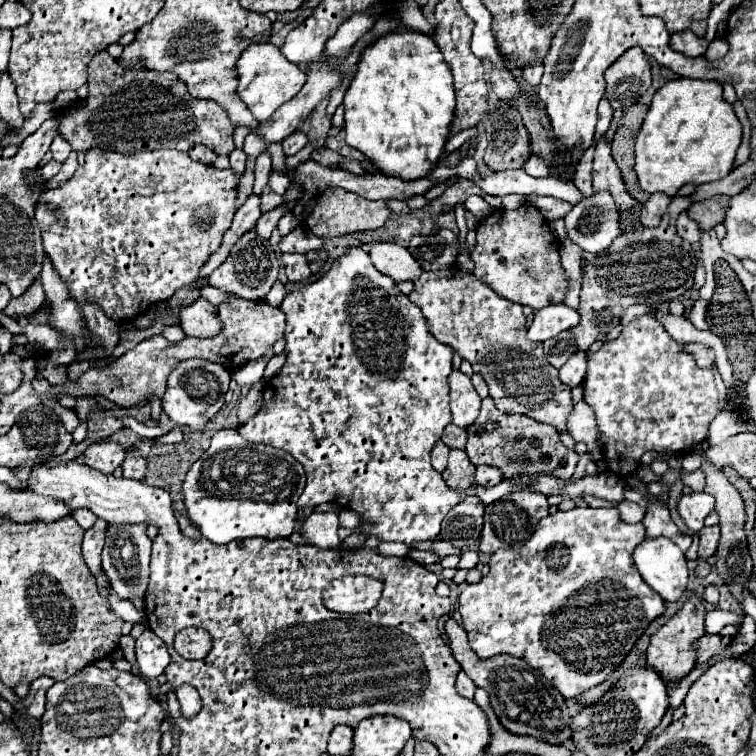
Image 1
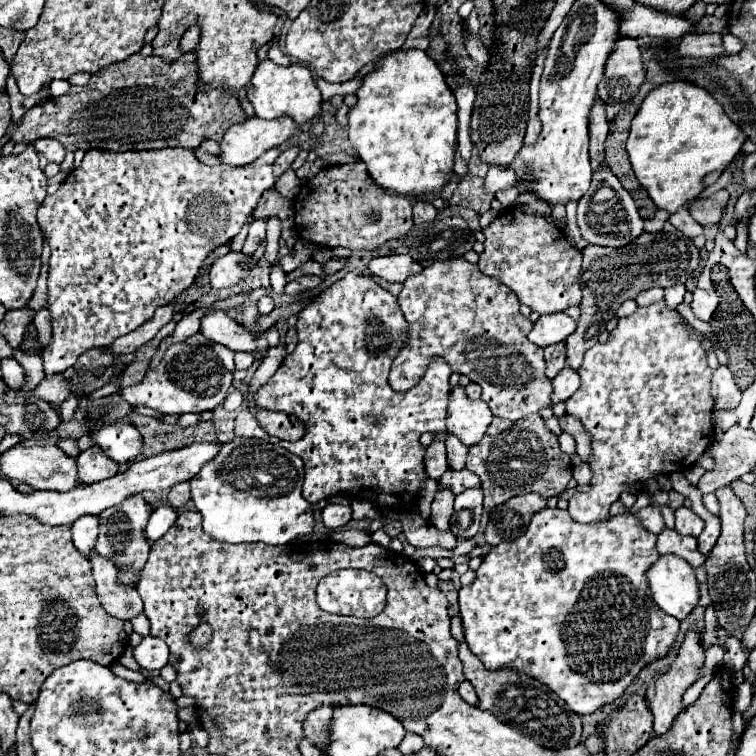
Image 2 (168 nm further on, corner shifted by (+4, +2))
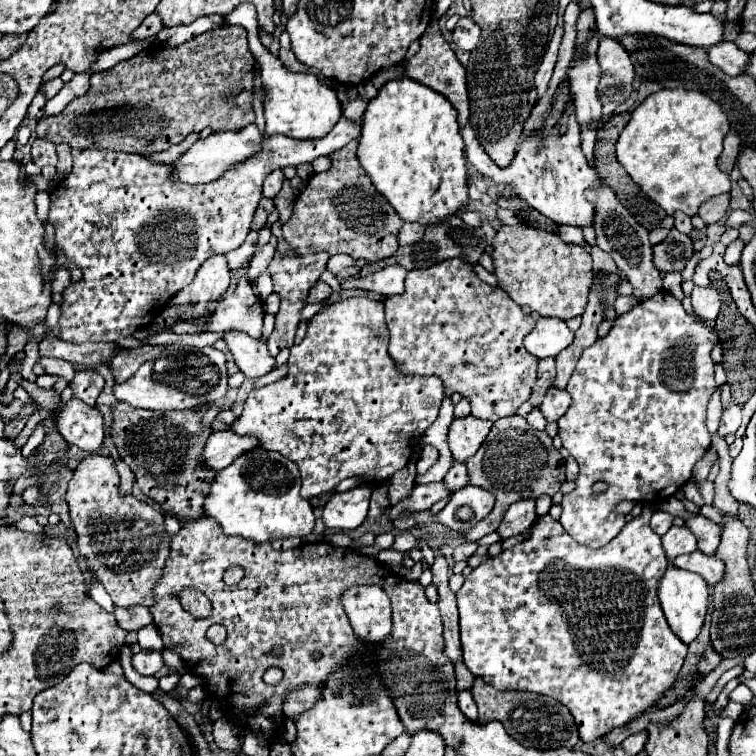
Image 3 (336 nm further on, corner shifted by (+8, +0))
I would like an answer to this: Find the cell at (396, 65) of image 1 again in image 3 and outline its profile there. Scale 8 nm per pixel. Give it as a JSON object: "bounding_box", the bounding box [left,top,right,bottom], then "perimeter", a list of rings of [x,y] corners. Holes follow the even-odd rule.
{"bounding_box":[358,77,468,225],"perimeter":[[[396,77],[384,83],[378,89],[378,95],[368,101],[368,107],[362,115],[358,161],[378,193],[388,199],[404,221],[416,221],[422,225],[438,223],[468,203],[464,141],[458,131],[456,109],[452,109],[452,103],[444,95],[428,89],[422,83],[416,83],[410,77]]]}

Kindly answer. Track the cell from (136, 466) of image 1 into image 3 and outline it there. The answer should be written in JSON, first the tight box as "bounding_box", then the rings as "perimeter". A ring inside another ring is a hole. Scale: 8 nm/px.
{"bounding_box":[58,397,104,451],"perimeter":[[[72,397],[58,411],[58,433],[82,451],[98,451],[104,443],[104,417],[98,407]]]}

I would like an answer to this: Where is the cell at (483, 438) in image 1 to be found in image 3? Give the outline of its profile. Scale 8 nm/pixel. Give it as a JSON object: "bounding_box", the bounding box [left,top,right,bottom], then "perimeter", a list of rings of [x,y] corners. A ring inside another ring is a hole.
{"bounding_box":[456,415,564,541],"perimeter":[[[512,415],[508,419],[500,419],[490,429],[486,441],[480,445],[476,455],[466,459],[468,467],[468,483],[488,489],[494,497],[494,509],[488,517],[478,521],[470,531],[456,533],[464,535],[468,541],[476,541],[488,533],[496,531],[500,517],[508,505],[522,501],[522,499],[538,499],[540,495],[554,495],[564,479],[564,459],[560,457],[558,449],[552,445],[552,437],[546,431],[538,431],[528,425],[528,421],[520,415]]]}

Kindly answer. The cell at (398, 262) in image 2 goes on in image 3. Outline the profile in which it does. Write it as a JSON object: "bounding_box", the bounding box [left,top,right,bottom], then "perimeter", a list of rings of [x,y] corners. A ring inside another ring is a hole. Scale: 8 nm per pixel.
{"bounding_box":[354,265,408,297],"perimeter":[[[386,265],[376,273],[370,273],[362,279],[356,279],[354,287],[368,289],[368,291],[374,291],[374,293],[380,293],[380,295],[386,295],[386,297],[398,295],[398,293],[404,293],[406,273],[408,271],[402,265]]]}

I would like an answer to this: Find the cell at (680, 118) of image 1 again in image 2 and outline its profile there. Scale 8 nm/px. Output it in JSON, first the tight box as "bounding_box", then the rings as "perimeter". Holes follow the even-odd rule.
{"bounding_box":[626,81,744,213],"perimeter":[[[674,81],[656,87],[646,95],[636,117],[632,119],[630,135],[626,141],[626,153],[630,157],[638,181],[648,191],[656,207],[666,209],[668,213],[676,213],[680,207],[688,207],[706,189],[706,185],[702,183],[704,175],[708,175],[710,171],[724,169],[728,167],[728,163],[732,163],[732,159],[740,153],[744,141],[744,133],[728,119],[722,105],[708,91],[692,83]]]}

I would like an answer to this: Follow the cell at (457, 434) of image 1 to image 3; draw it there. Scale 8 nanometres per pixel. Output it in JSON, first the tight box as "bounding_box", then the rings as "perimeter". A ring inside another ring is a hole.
{"bounding_box":[444,461,468,491],"perimeter":[[[452,461],[452,467],[450,467],[450,471],[446,473],[444,481],[446,481],[446,485],[448,485],[448,487],[452,487],[452,491],[454,491],[454,489],[464,487],[464,485],[468,483],[466,465],[464,465],[464,463],[458,463],[458,461]]]}

